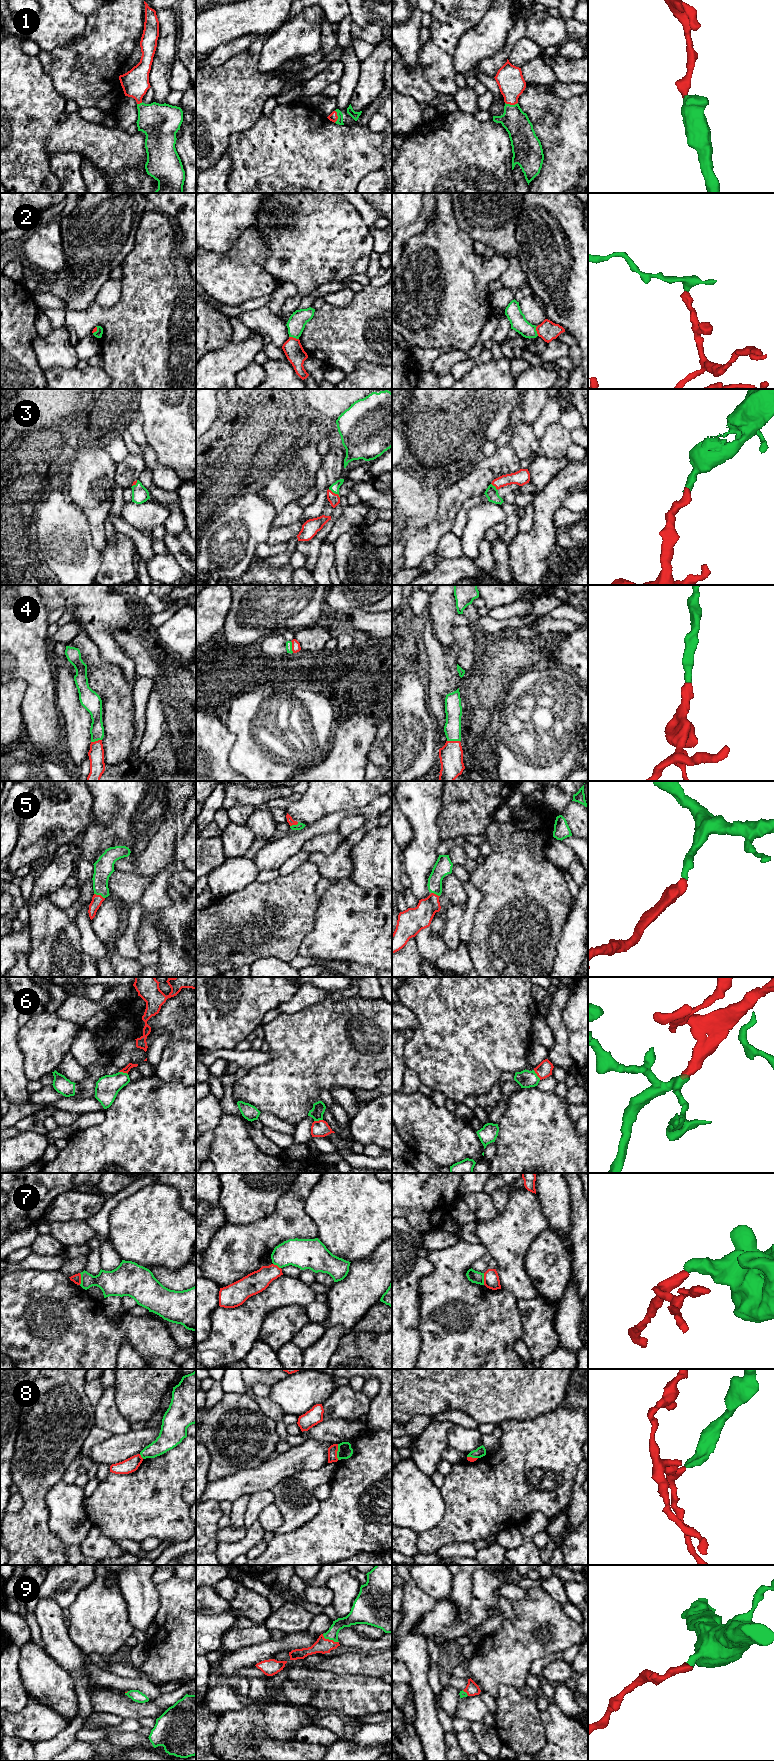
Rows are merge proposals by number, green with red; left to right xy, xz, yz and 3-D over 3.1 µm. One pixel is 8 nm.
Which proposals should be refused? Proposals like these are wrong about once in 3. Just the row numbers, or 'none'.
2, 7, 8

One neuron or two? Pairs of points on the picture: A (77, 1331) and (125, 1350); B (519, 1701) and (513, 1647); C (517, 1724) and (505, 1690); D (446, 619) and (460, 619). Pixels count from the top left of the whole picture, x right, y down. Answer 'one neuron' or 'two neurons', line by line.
A: two neurons
B: two neurons
C: one neuron
D: two neurons

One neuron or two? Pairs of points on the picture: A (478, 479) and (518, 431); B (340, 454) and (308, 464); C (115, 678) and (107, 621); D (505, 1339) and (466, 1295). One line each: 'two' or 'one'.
A: two
B: two
C: two
D: one

